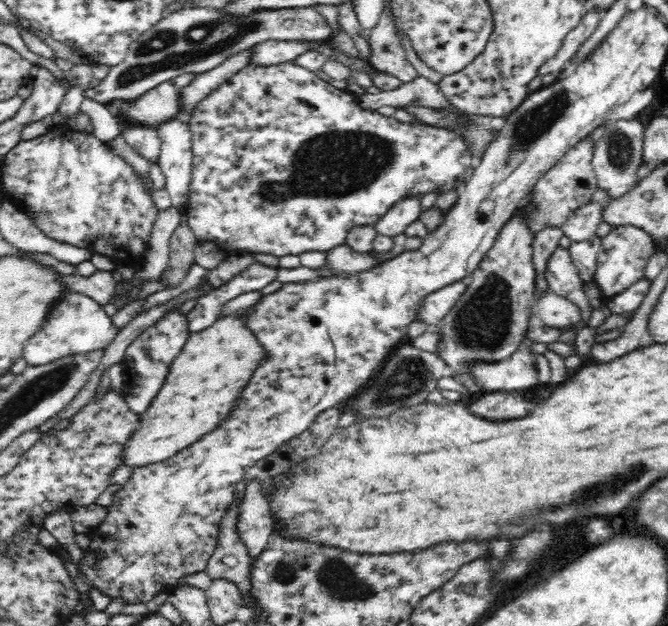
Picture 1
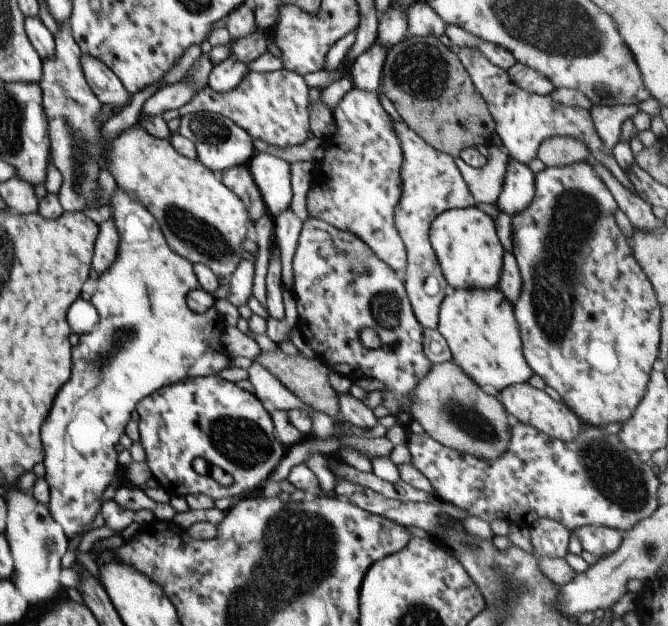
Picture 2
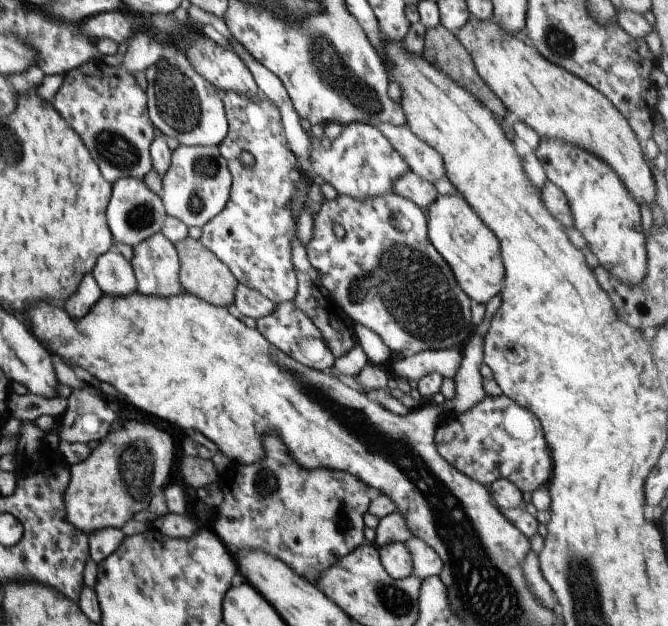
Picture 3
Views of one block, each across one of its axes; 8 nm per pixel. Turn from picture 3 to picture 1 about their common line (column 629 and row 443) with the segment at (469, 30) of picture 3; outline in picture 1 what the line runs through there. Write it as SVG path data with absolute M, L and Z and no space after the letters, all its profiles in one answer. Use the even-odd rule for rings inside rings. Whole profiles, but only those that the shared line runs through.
M239 311L238 314L224 315L212 326L190 334L186 346L182 348L178 358L172 362L160 394L154 398L152 406L140 416L140 426L132 434L124 450L124 465L142 467L164 462L176 456L178 452L186 450L188 446L200 442L206 434L214 432L230 418L230 414L238 406L238 400L242 398L242 392L254 377L258 366L269 360L268 351L264 349L256 333L248 327L246 320L248 320L248 315L244 311Z

